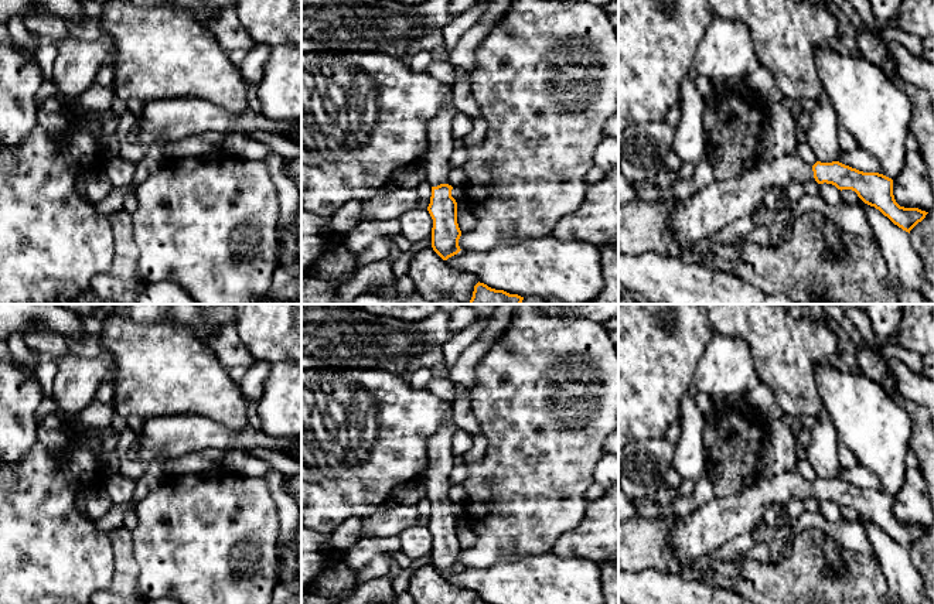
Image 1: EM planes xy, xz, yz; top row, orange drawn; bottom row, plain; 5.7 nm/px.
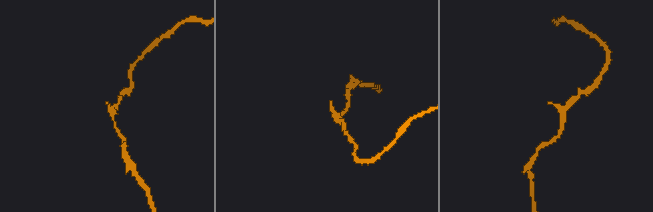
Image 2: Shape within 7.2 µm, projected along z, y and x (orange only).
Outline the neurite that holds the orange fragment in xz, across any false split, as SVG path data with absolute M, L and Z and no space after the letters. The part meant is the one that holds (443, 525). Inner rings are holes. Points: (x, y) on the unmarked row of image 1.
M450 412L439 430L427 443L427 467L425 468L426 498L432 502L427 528L433 536L432 564L443 576L457 571L461 566L461 547L457 540L457 519L451 513L453 504L447 501L450 472L454 468L451 440L457 424Z

